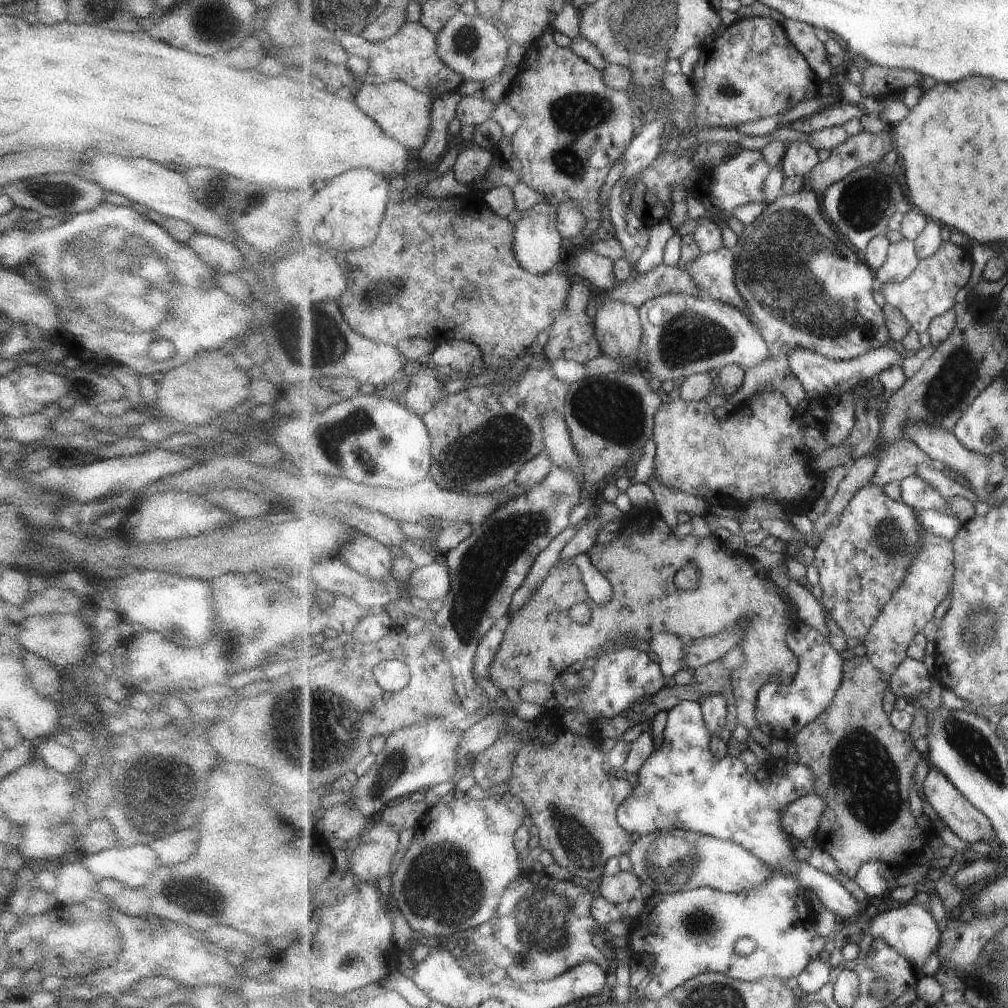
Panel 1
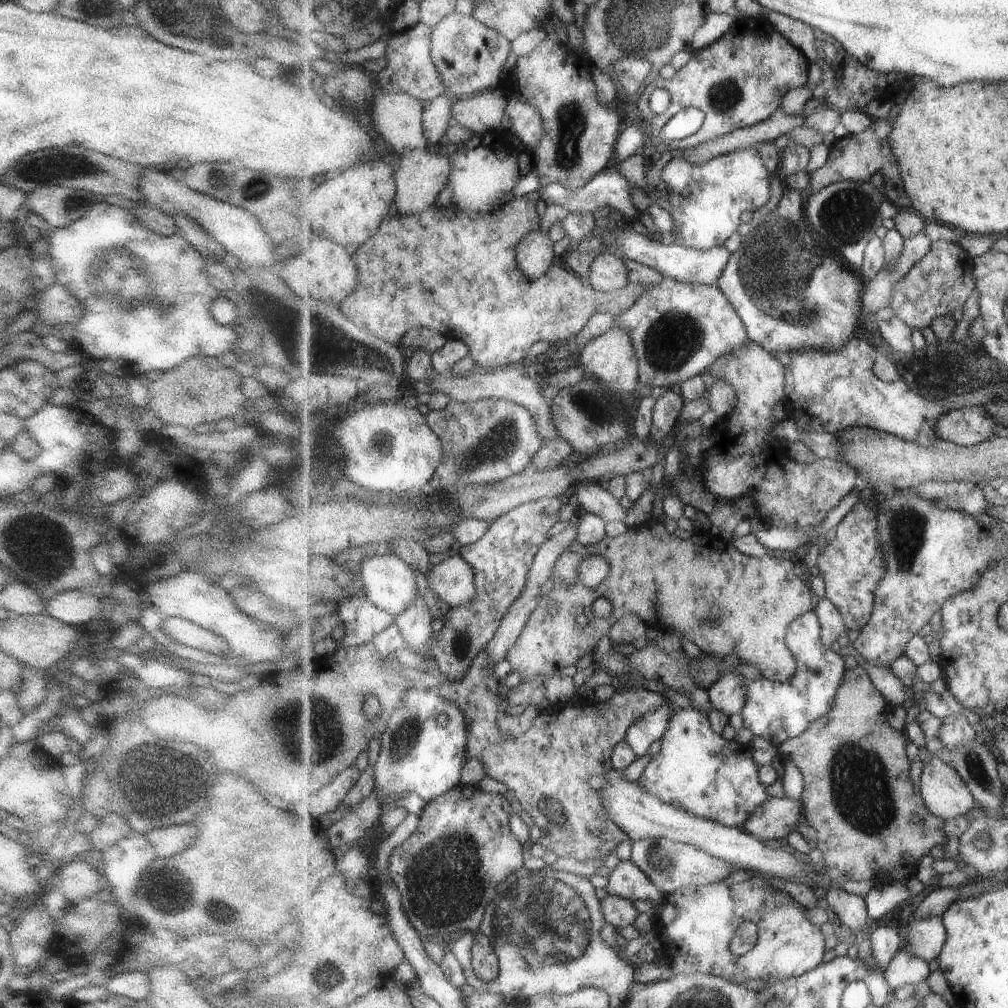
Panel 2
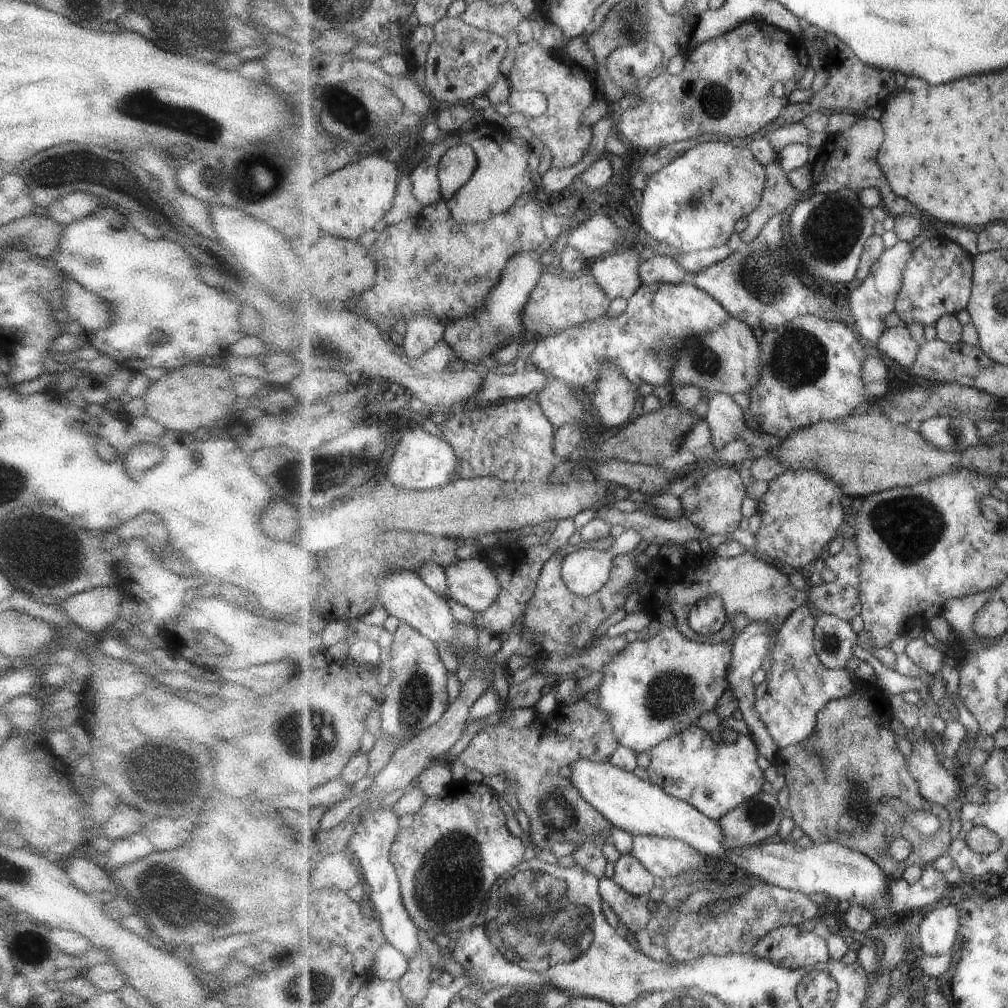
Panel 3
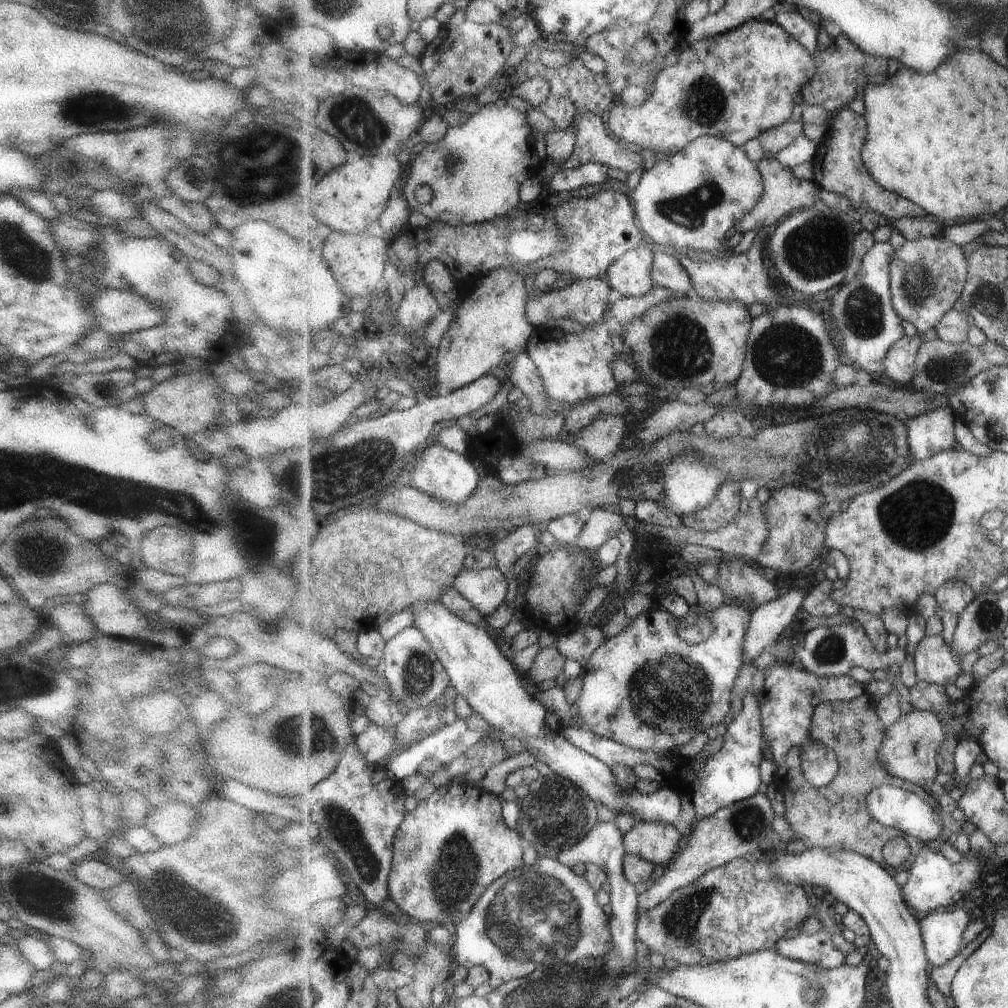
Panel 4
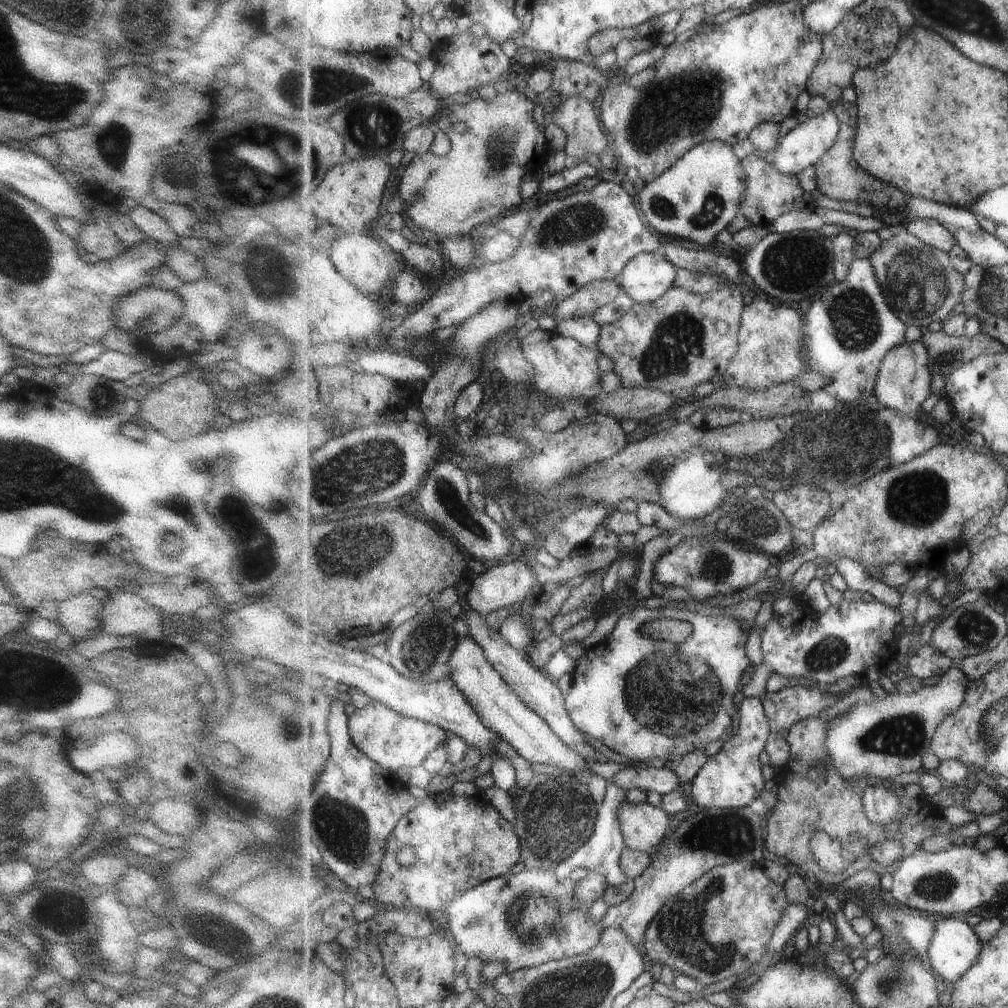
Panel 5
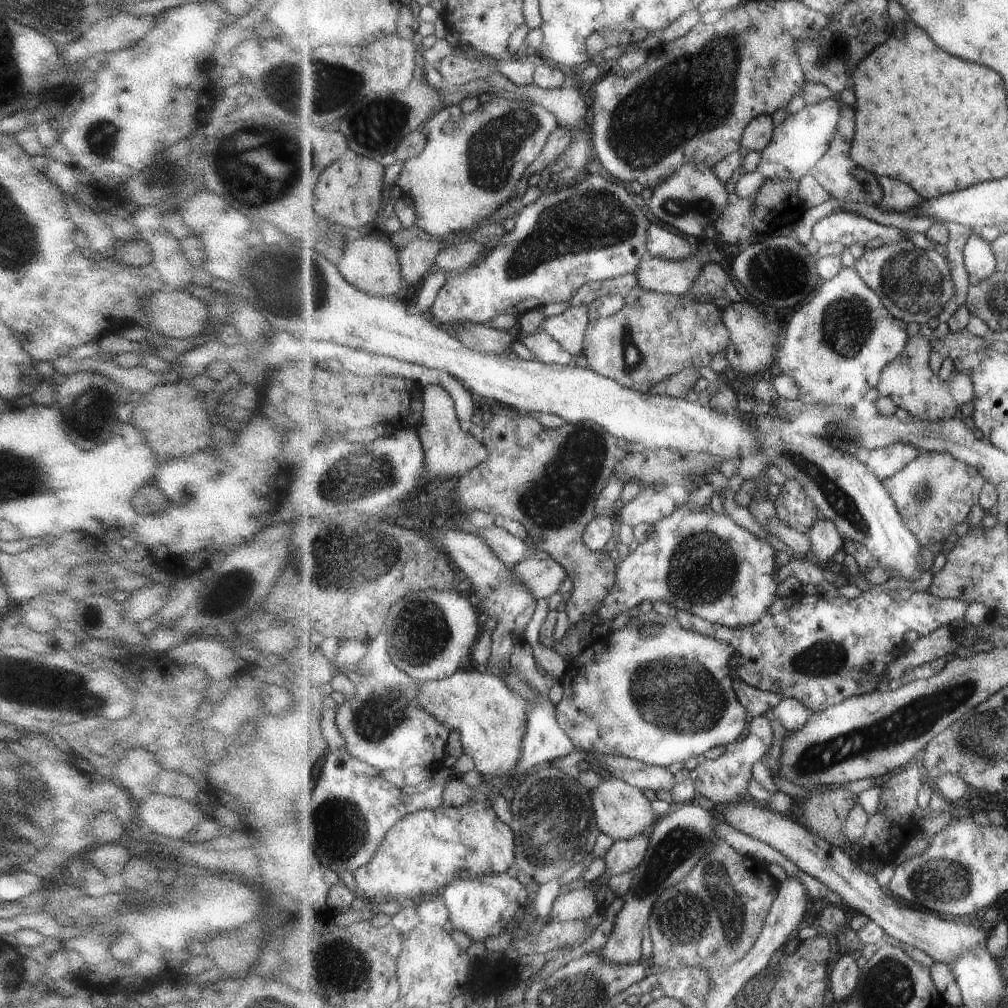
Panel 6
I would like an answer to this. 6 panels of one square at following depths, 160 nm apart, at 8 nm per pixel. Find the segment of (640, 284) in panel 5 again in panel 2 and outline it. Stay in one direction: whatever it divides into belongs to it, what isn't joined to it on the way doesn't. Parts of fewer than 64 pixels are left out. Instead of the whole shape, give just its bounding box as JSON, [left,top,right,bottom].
[589,250,630,291]

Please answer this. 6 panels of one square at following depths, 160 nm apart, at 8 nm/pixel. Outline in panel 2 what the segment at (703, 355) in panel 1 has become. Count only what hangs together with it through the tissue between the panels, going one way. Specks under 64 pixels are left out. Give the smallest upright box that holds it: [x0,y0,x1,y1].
[568,278,751,389]

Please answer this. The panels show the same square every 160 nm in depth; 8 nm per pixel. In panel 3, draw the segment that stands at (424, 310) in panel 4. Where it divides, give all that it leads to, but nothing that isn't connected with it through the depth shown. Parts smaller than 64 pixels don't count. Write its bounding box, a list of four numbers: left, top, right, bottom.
[402,316,446,359]

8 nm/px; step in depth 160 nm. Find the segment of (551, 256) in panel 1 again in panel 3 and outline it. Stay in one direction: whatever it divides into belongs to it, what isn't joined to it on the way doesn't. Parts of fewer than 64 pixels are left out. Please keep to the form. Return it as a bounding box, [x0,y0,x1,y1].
[443,251,544,367]

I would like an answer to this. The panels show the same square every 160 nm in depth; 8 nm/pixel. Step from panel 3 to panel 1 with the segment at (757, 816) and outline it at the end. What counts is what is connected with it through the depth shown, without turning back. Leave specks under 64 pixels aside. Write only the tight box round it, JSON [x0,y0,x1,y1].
[782,793,828,841]

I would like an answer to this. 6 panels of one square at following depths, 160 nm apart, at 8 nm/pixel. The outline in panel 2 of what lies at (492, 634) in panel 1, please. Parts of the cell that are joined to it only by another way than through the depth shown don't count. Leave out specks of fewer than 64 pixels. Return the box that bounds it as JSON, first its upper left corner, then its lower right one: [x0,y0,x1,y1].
[437,524,669,861]

